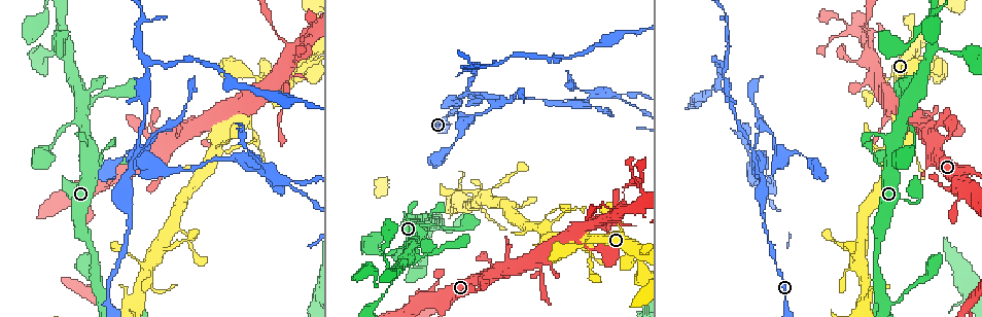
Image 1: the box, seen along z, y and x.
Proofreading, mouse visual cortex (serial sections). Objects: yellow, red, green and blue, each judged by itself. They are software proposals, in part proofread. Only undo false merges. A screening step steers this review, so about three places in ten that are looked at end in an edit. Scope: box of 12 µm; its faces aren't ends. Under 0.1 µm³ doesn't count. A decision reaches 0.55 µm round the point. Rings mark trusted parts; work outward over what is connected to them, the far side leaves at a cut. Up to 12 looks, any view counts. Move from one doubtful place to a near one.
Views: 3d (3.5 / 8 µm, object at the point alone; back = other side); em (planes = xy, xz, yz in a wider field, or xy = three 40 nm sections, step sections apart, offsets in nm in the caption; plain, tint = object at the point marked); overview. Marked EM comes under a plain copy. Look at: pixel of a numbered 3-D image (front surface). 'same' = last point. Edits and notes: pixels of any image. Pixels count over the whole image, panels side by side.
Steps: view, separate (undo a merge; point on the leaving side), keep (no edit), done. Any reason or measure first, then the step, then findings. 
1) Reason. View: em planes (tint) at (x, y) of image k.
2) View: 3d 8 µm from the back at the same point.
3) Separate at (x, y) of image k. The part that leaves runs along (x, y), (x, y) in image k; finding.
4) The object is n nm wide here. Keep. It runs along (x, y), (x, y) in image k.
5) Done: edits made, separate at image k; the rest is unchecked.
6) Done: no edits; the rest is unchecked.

Three-way junction. View: 3d 3.5 µm at (586, 244) of image 1.

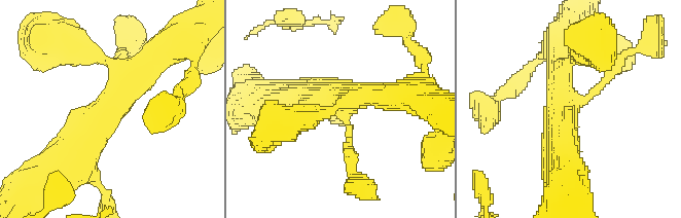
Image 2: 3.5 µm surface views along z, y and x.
Shape alone is not enough. View: em planes (tint) at (567, 102) of image 2.

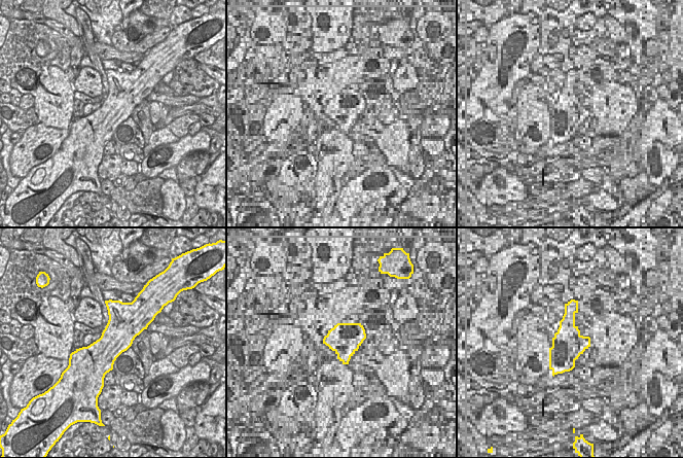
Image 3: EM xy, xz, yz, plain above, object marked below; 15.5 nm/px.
Keep. It runs along (389, 97), (345, 97), (351, 157) in image 2; one cell here.

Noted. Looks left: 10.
A narrow waist. View: em xy step 1 (tint) at (307, 62) of image 1.

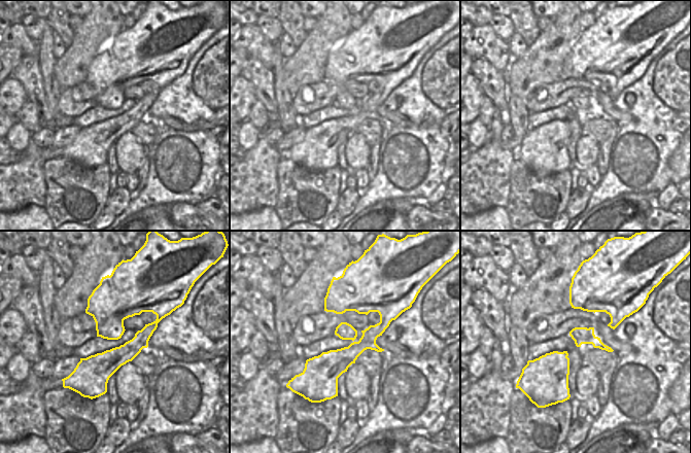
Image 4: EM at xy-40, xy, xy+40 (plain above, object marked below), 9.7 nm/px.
See where the arms go. View: 3d 3.5 µm at the same point.

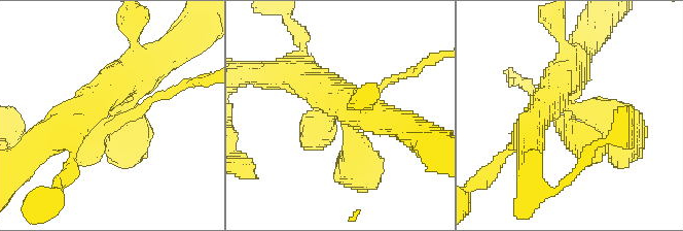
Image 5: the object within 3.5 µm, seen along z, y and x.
Separate at (585, 140) of image 5. Two cells meet here.

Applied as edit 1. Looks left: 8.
View: overview.

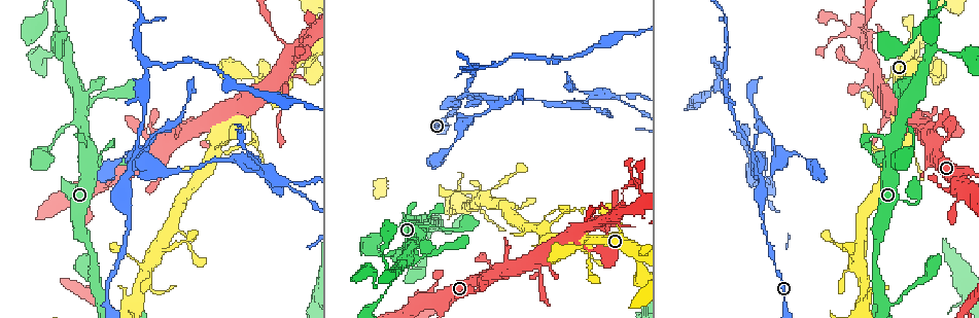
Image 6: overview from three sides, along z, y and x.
Two arms in line, one across. View: 3d 3.5 µm at (70, 51) of image 6.

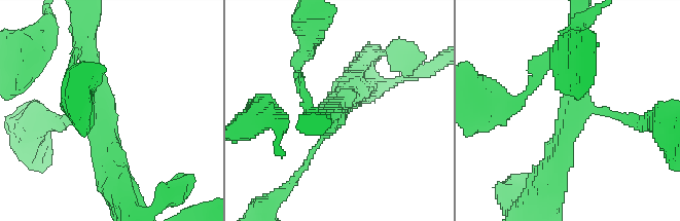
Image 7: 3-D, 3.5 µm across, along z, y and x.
3 arms meet here; the arms are 100, 250, 400 nm wide. View: em planes (tint) at (101, 108) of image 7.

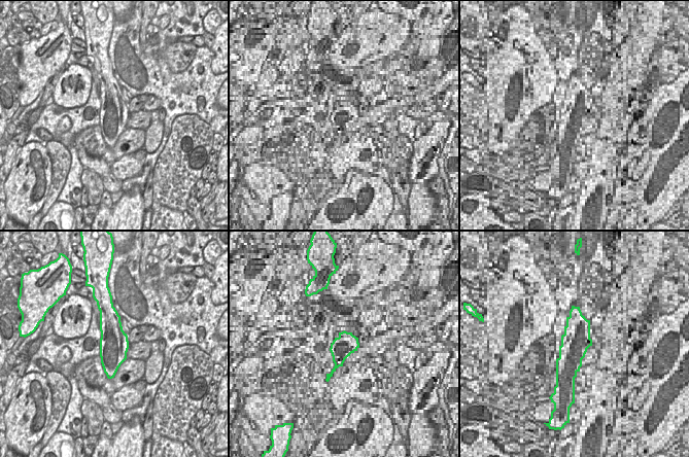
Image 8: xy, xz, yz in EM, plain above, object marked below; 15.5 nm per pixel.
Keep. Continuous, no second cell.

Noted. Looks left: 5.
Sharp bend. View: 3d 3.5 µm at (755, 171) of image 6.

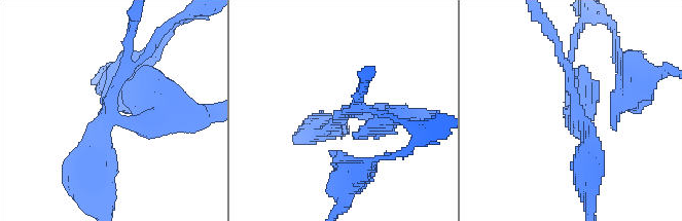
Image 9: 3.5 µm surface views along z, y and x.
3 arms meet here; the arms are 150, 300, 400 nm wide; shape alone is not enough. View: em xy step 3 (tint) at (340, 118) of image 9.

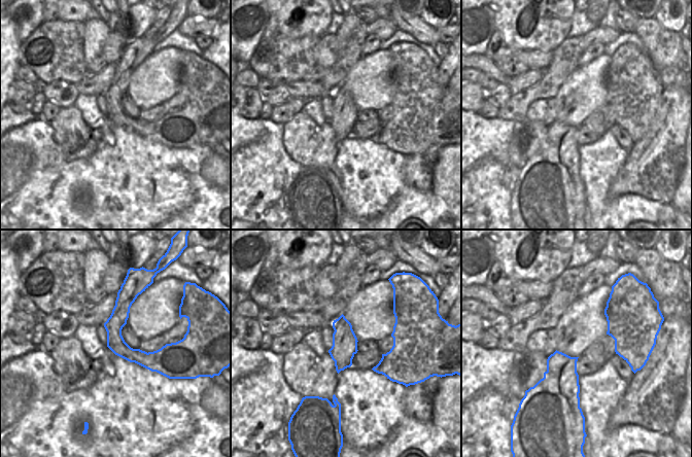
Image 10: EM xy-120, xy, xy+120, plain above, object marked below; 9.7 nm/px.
Separate at (583, 84) of image 9. Two cells meet here.

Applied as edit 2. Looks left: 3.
Redraw. View: overview.

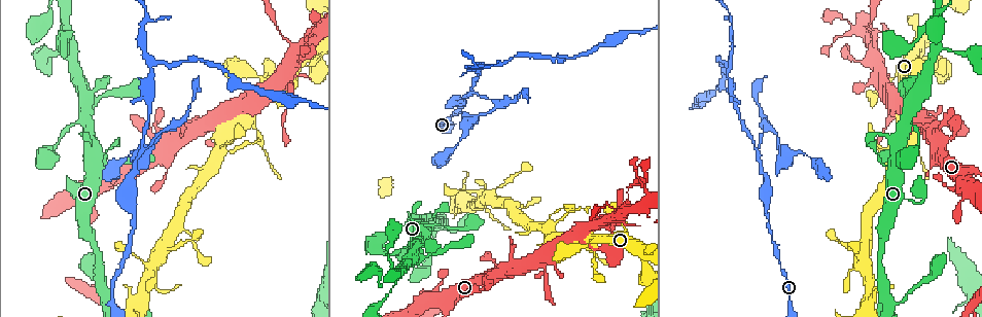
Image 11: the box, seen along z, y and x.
Sudden change in width. View: 3d 3.5 µm at (164, 131) of image 11.

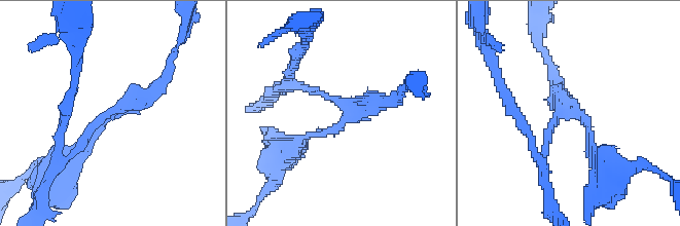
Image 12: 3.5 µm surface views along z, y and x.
Separate at (82, 157) of image 12. The part that leaves runs along (325, 133), (284, 151), (275, 183) in image 12; two cells meet here.

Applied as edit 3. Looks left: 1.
Done: edits made, separate at image 5, separate at image 9, separate at image 12; the rest is unchecked.

